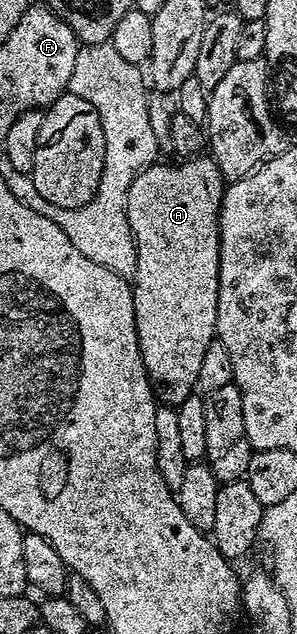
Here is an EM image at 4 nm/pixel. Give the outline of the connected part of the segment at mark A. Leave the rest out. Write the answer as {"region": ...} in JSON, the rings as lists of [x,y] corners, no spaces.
{"region":[[[206,154],[174,162],[178,164],[162,163],[155,162],[143,170],[128,190],[128,222],[138,251],[132,291],[136,334],[146,373],[161,403],[177,406],[184,402],[184,398],[195,395],[200,361],[216,336],[220,262],[218,215],[222,209],[224,181],[216,162]]]}

